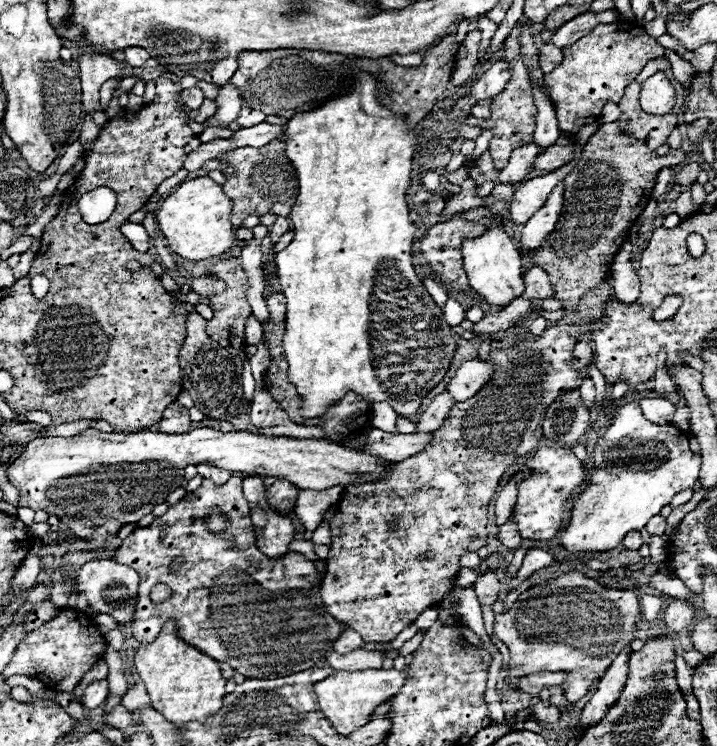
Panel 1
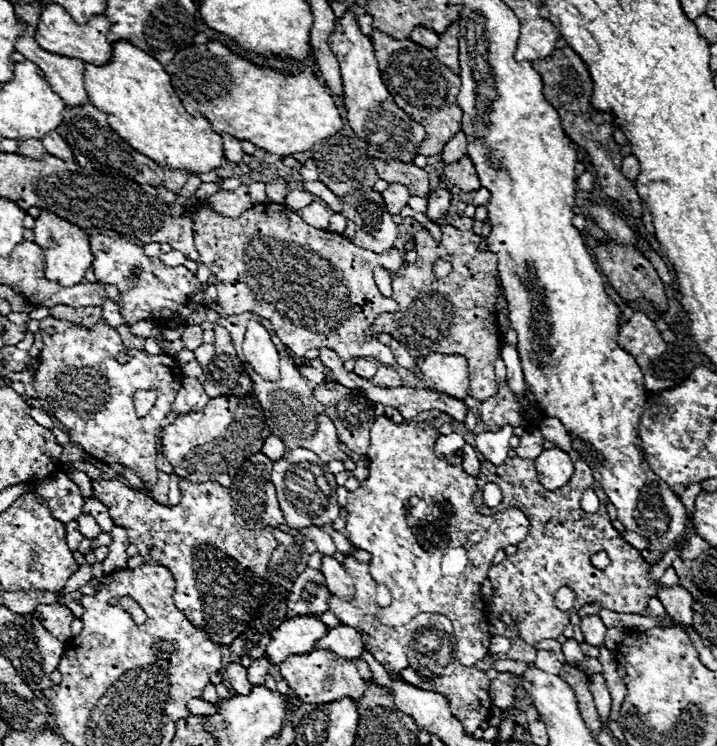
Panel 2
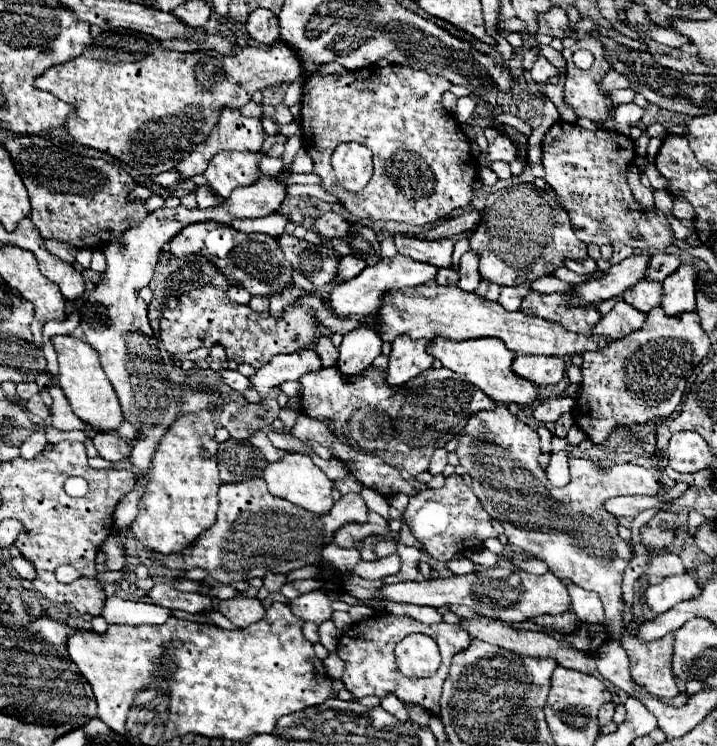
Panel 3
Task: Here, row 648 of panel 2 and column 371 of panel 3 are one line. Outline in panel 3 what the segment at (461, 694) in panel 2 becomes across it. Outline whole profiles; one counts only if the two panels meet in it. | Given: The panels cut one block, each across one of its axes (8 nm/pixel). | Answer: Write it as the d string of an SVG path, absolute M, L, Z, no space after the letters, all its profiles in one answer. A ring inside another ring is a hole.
M336 366L310 372L300 380L302 412L314 420L332 422L334 434L340 438L338 442L366 454L376 454L392 468L416 476L428 470L434 450L452 440L464 428L470 414L496 406L490 396L448 368L430 368L400 388L388 388L384 376L384 370L372 366L356 378L340 378Z

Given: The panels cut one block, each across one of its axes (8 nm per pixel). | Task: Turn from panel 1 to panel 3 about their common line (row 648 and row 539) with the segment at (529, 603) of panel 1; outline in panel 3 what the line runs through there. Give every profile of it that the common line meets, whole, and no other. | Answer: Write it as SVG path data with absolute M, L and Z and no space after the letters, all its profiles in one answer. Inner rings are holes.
M506 404L494 410L480 410L468 418L468 424L458 434L456 456L472 478L472 490L484 510L498 518L510 544L522 548L530 556L544 560L552 574L560 580L574 582L584 590L600 596L606 610L606 626L610 638L622 640L630 658L632 680L656 698L678 696L672 674L672 634L656 642L636 642L628 630L622 630L622 574L632 558L632 546L618 536L618 520L608 514L602 504L606 498L644 494L656 496L660 482L646 470L634 464L616 464L612 470L602 470L584 458L572 458L572 480L564 488L548 482L546 472L538 464L540 438L538 434L510 414ZM506 484L508 488L498 488Z

